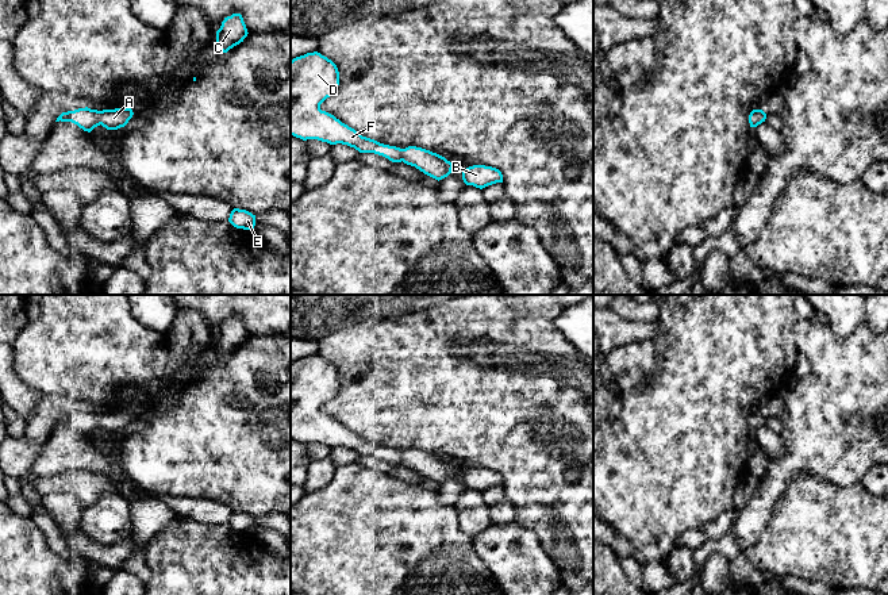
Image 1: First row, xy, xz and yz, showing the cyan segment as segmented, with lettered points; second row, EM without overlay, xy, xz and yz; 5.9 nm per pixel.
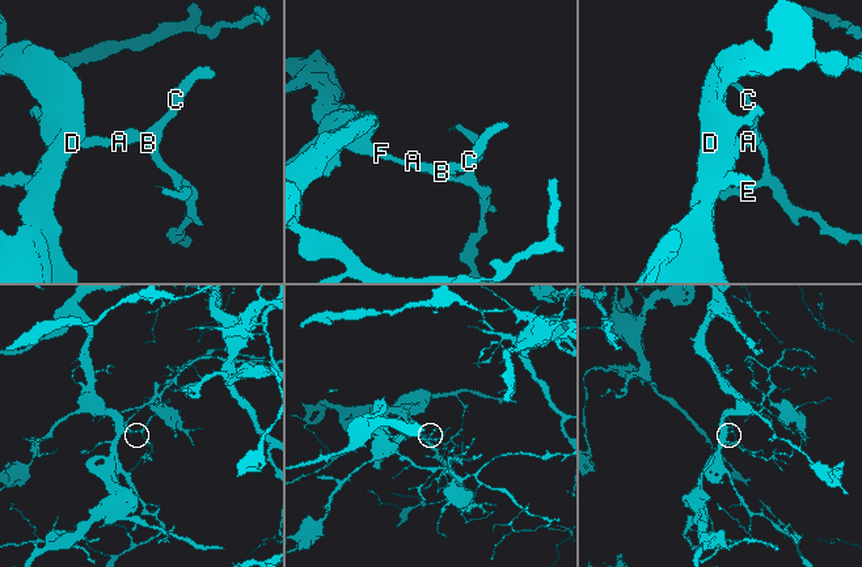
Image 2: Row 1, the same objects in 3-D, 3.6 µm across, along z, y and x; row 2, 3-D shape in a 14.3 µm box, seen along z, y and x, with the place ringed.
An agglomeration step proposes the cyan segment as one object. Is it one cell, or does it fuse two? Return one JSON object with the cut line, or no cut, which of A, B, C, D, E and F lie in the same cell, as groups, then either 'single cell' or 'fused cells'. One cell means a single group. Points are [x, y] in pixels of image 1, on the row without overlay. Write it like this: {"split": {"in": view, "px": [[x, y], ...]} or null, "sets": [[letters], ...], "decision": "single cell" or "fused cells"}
{"split": null, "sets": [["A", "B", "C", "D", "E", "F"]], "decision": "single cell"}

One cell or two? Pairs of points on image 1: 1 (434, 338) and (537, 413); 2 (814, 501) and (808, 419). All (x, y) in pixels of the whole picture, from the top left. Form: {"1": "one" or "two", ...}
{"1": "one", "2": "two"}

